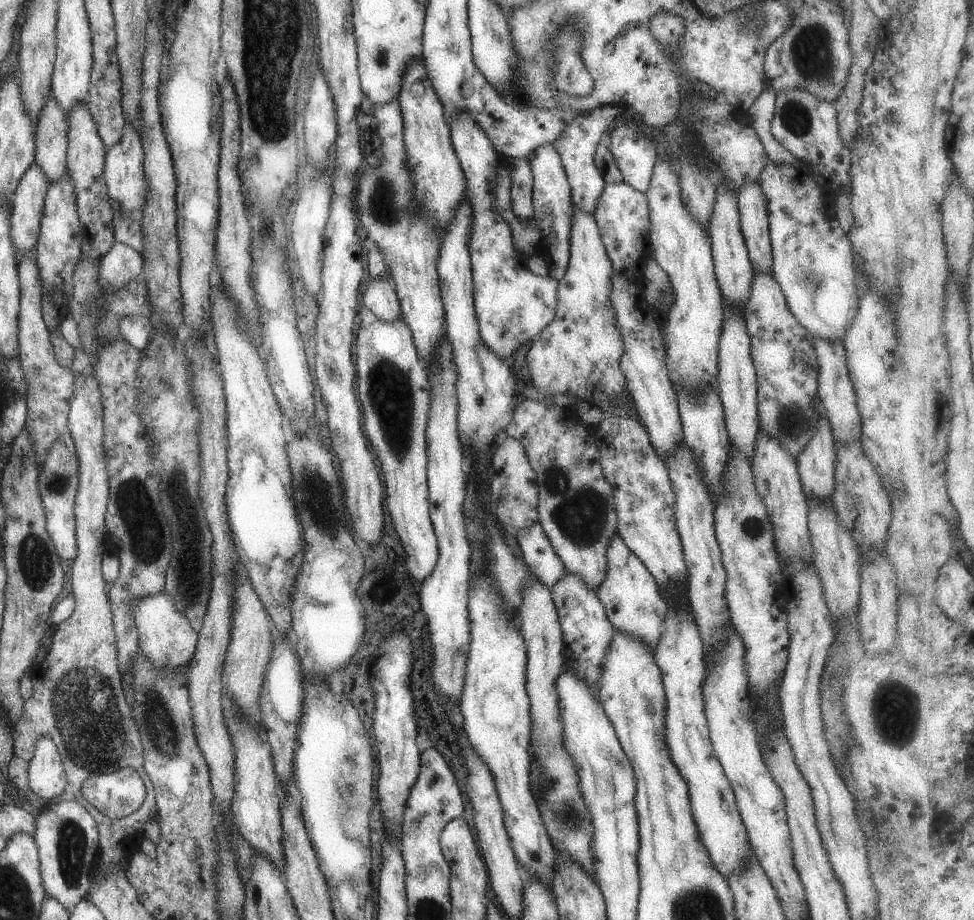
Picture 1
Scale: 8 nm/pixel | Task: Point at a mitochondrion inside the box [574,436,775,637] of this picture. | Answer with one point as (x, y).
(751, 527)

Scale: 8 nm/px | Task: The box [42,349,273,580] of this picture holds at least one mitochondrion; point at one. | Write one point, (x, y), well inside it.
(139, 524)

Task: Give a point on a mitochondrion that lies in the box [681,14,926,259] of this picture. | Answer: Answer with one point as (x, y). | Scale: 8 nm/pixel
(812, 54)

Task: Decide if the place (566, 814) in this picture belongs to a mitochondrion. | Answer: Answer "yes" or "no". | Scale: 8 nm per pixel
yes

